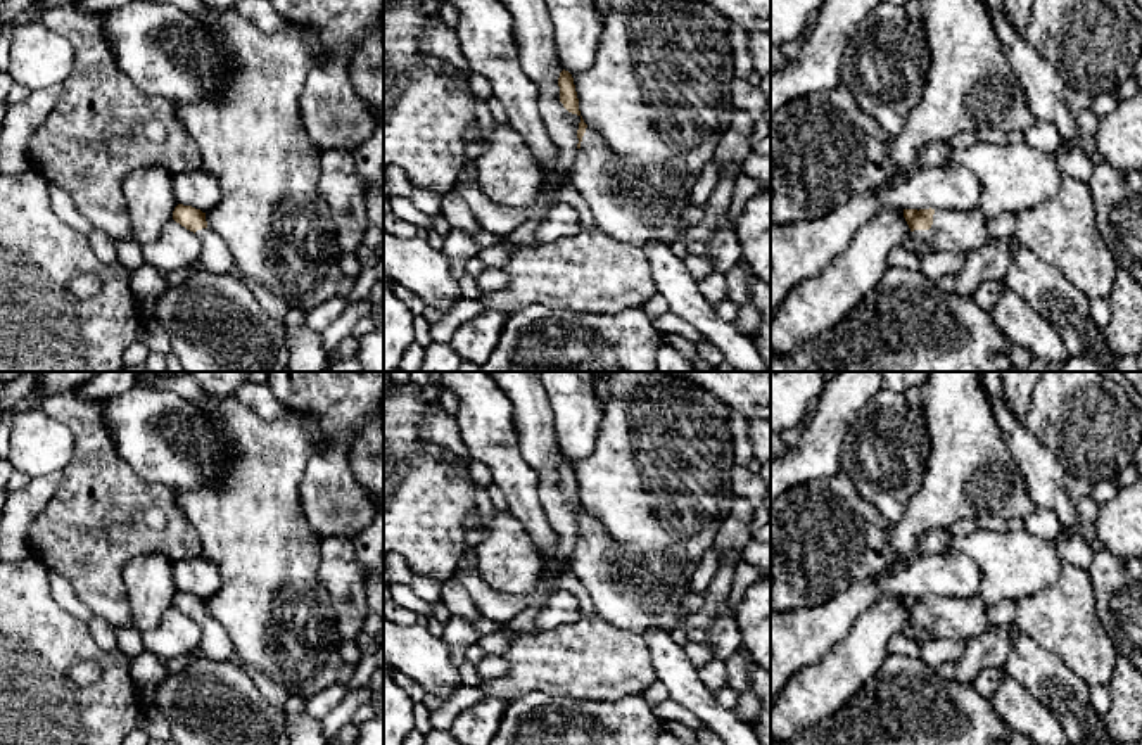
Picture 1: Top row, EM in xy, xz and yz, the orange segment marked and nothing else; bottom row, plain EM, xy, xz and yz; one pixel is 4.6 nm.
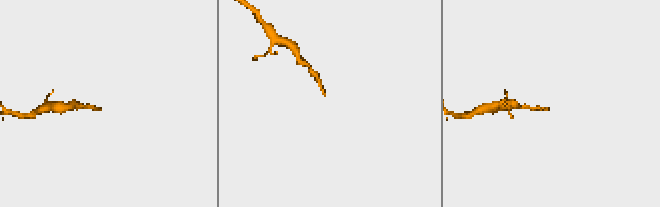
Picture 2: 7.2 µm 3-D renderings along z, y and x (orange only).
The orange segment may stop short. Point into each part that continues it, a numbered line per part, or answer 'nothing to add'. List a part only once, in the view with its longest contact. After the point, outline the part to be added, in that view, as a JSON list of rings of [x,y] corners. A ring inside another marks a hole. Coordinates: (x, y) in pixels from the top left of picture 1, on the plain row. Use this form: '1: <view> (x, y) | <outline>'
1: yz (961, 619) | [[[935,596],[929,617],[910,619],[914,626],[928,633],[928,641],[954,640],[968,643],[974,636],[995,631],[1000,624],[992,624],[987,617],[988,605],[980,598],[942,598]]]

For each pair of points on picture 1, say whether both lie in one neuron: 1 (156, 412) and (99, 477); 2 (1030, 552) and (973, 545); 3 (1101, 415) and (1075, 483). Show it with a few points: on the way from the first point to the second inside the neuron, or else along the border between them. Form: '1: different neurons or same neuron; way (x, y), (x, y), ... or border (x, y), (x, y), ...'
1: different neurons; border (101, 417), (118, 453), (147, 483)
2: same neuron; way (1016, 552), (992, 552), (987, 548)
3: different neurons; border (1068, 472), (1085, 477), (1092, 484)

